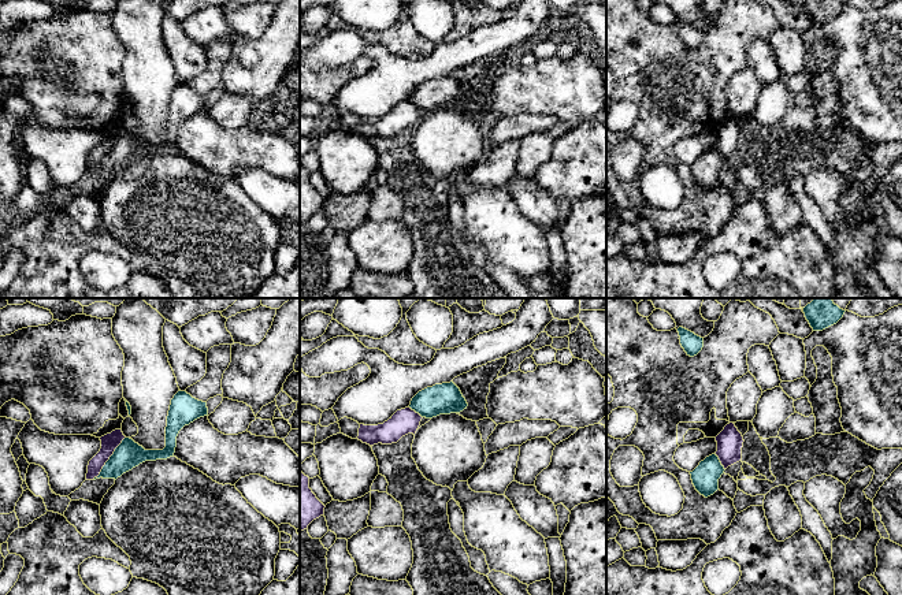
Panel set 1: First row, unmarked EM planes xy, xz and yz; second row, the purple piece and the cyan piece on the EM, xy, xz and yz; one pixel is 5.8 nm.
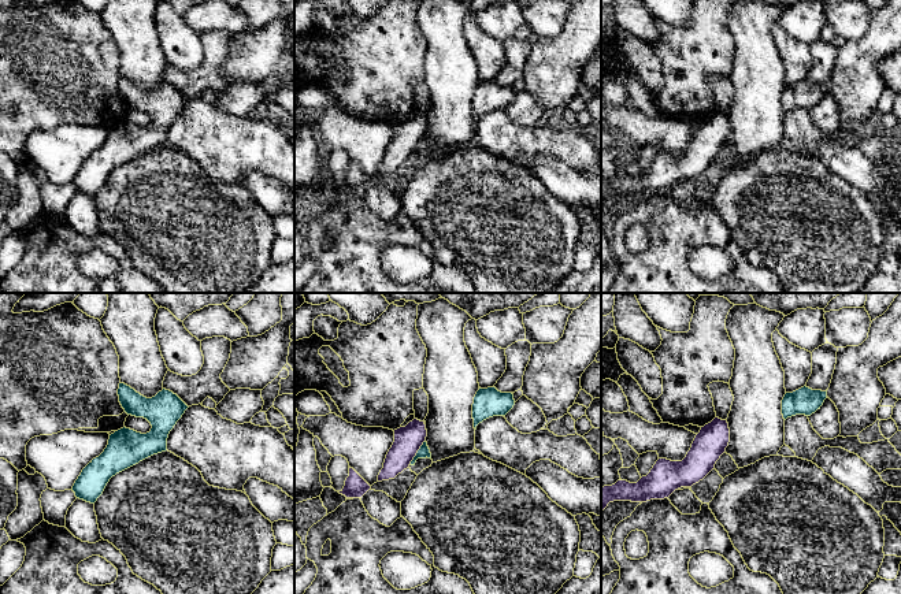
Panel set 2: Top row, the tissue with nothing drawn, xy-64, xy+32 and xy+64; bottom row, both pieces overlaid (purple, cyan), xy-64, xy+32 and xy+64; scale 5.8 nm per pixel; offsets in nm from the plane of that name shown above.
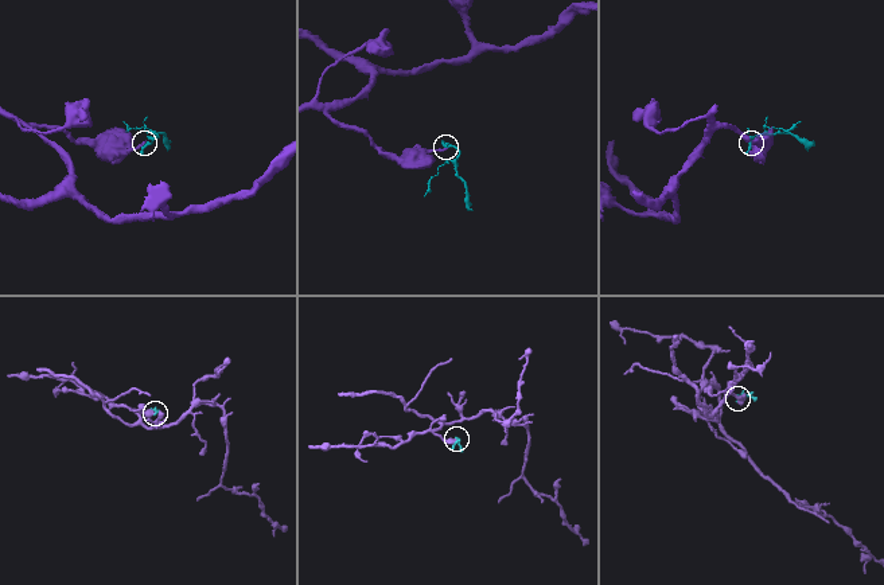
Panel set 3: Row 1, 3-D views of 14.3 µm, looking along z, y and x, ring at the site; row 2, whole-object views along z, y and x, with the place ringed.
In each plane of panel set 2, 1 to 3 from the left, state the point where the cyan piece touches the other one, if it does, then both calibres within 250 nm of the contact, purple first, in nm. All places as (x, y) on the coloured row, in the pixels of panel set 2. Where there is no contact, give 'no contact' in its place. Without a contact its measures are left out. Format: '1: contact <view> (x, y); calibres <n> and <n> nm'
1: no contact
2: contact xy+32 (416, 452); calibres 160 and 70 nm
3: no contact

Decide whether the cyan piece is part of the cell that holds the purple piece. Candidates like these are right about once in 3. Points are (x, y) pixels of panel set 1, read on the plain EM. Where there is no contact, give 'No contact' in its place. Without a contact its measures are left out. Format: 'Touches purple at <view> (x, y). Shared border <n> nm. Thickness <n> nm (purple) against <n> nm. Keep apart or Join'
Touches purple at xy (108, 152). Shared border 320 nm. Thickness 100 nm (purple) against 160 nm. Keep apart

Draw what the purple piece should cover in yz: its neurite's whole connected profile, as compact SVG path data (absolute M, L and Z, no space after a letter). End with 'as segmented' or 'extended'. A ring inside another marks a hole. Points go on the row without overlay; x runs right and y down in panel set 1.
M734 116L724 120L724 123L716 130L716 135L716 149L719 150L724 163L742 155L742 141L745 134Z; as segmented

